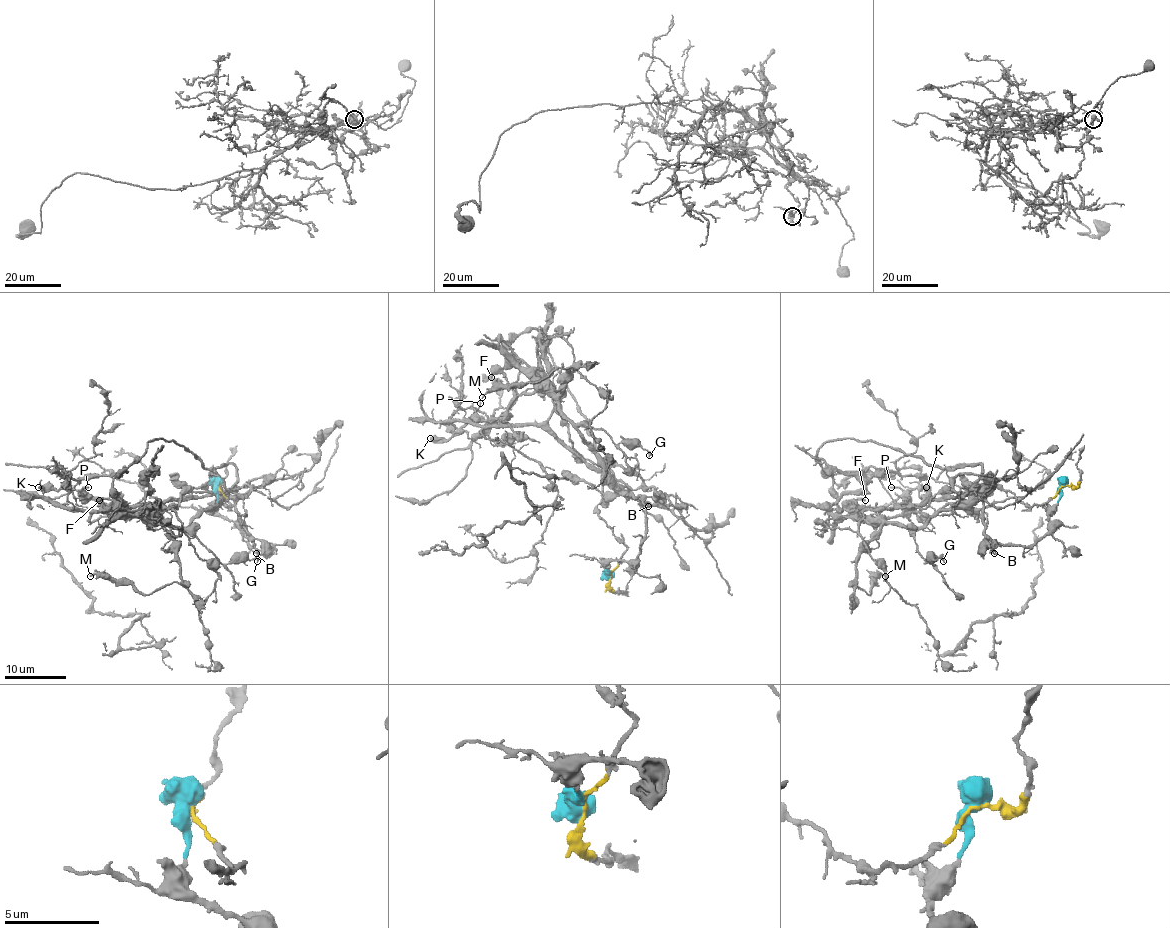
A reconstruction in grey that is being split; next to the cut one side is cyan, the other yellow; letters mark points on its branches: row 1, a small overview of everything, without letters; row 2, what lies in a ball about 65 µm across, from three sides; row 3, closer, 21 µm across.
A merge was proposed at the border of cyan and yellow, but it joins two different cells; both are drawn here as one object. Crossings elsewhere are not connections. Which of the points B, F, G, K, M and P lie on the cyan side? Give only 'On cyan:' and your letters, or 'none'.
On cyan: B, F, G, K, M, P

